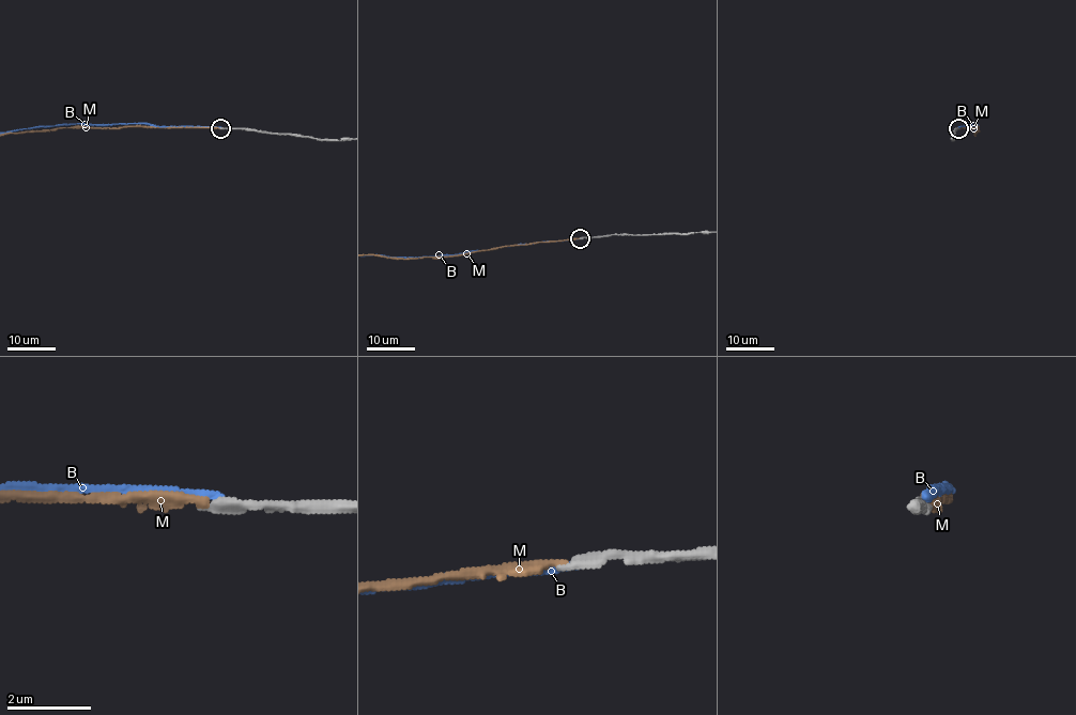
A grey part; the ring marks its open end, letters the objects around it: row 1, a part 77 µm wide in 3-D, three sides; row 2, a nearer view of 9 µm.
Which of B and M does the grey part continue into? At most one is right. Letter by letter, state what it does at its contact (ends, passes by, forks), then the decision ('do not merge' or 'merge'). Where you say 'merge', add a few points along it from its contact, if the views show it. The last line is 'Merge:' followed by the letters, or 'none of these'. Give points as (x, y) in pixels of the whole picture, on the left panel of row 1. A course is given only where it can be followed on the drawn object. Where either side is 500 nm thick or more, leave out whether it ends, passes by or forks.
B: it ends | do not merge
M: it ends | merge
Merge: M

